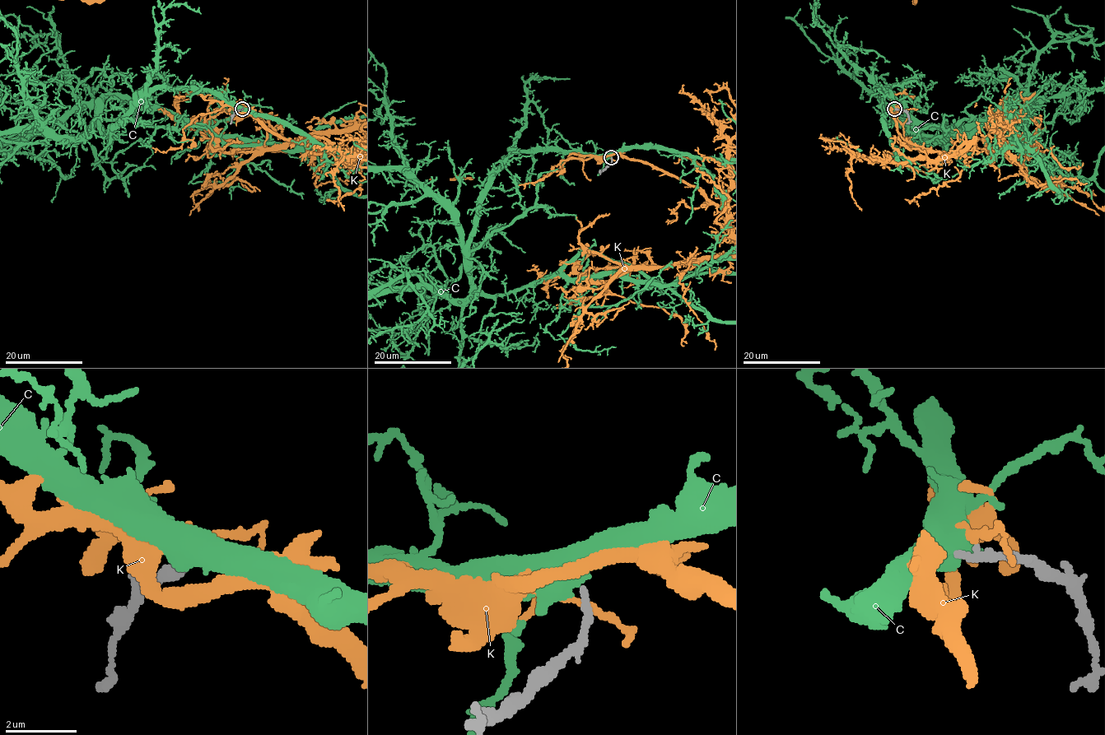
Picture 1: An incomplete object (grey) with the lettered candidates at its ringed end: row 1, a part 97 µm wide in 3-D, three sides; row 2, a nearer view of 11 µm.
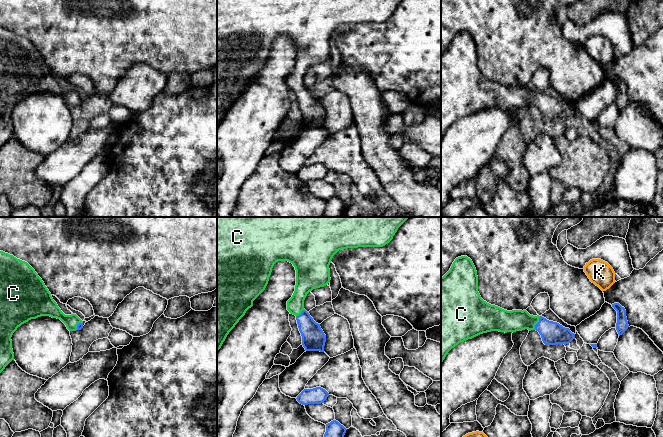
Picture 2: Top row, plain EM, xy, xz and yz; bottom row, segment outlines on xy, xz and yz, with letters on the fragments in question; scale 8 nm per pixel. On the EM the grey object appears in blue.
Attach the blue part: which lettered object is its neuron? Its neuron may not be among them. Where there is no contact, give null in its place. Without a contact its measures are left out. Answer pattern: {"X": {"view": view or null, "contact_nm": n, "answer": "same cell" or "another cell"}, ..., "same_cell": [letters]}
{"C": {"view": "yz", "contact_nm": 120, "answer": "same cell"}, "K": {"view": null, "answer": "another cell"}, "same_cell": ["C"]}

